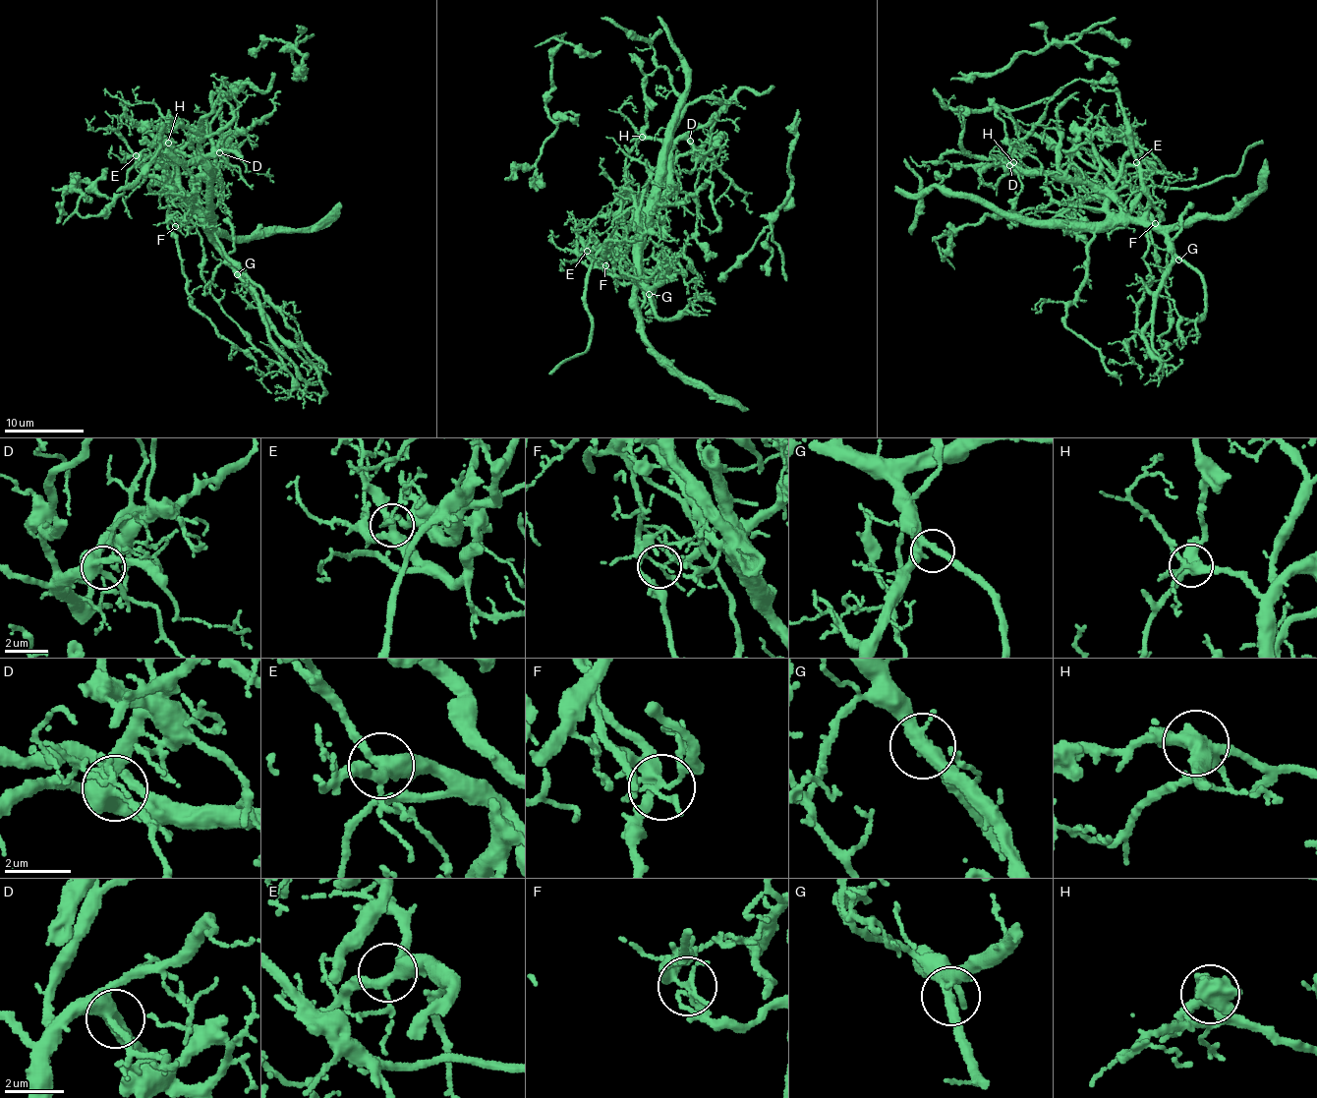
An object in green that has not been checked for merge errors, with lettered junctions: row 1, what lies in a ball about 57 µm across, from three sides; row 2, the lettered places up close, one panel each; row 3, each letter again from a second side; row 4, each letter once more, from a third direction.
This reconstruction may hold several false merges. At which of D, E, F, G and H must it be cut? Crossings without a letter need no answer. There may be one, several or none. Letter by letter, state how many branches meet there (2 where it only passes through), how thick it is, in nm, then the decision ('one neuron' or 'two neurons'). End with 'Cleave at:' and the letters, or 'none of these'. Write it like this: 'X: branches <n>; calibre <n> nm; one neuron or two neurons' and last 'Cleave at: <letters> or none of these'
D: branches 4; calibre 400 nm; one neuron
E: branches 4; calibre 360 nm; one neuron
F: branches 5; calibre 130 nm; two neurons
G: branches 5; calibre 280 nm; one neuron
H: branches 5; calibre 460 nm; two neurons
Cleave at: F, H

